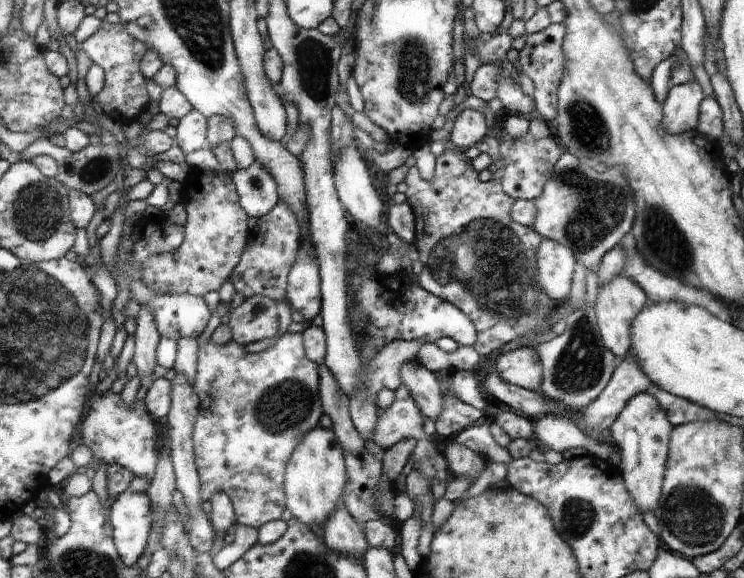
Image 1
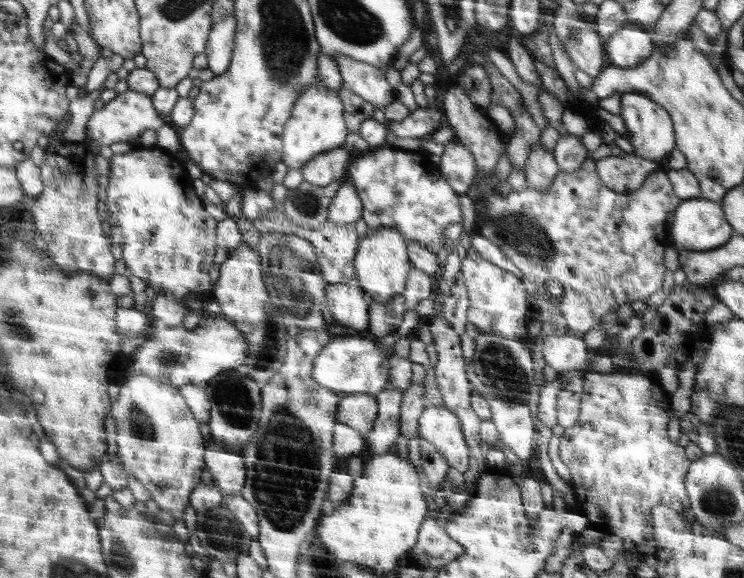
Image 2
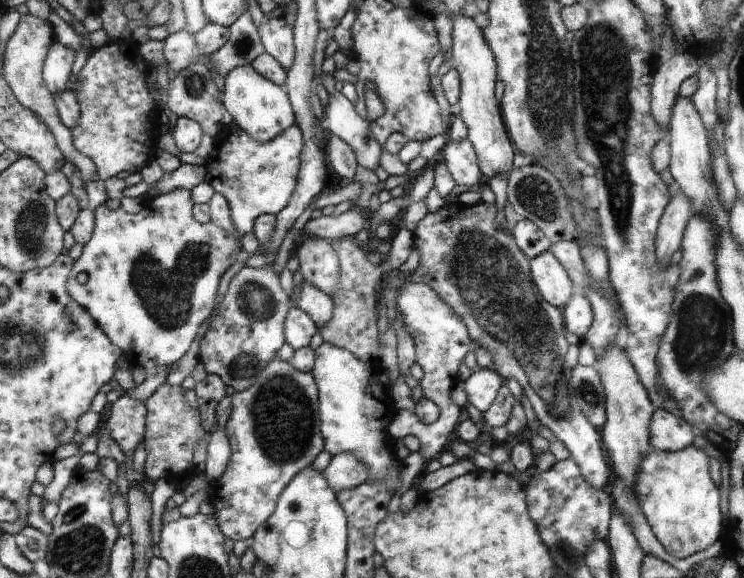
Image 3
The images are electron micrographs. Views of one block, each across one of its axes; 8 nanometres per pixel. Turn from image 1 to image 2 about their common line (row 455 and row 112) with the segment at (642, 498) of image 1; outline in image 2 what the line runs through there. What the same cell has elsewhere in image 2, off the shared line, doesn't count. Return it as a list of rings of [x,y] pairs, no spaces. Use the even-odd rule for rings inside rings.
[[[623,94],[620,101],[622,129],[634,148],[633,154],[656,163],[668,158],[676,149],[676,130],[673,128],[669,111],[650,97],[641,94]]]

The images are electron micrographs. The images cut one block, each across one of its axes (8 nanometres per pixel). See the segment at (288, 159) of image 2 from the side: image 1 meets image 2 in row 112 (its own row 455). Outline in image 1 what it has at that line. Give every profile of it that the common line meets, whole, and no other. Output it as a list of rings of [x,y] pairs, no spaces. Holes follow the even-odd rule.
[[[320,425],[297,445],[298,452],[294,452],[294,460],[290,460],[290,472],[286,472],[286,496],[290,496],[290,508],[287,509],[308,526],[323,526],[323,522],[342,504],[341,494],[347,481],[343,450],[333,429]]]

